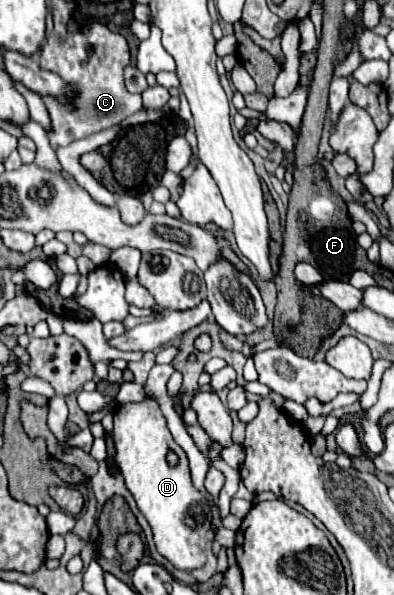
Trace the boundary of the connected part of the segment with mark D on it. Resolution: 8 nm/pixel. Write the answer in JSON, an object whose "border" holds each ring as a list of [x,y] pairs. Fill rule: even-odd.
{"border":[[[154,399],[120,405],[113,413],[112,437],[115,463],[124,477],[126,489],[132,493],[140,513],[148,519],[156,549],[176,569],[194,571],[206,563],[206,533],[210,531],[210,505],[206,497],[192,485],[188,457],[174,441],[166,427],[166,419]],[[174,449],[180,457],[176,467],[166,463],[166,451]]]}

